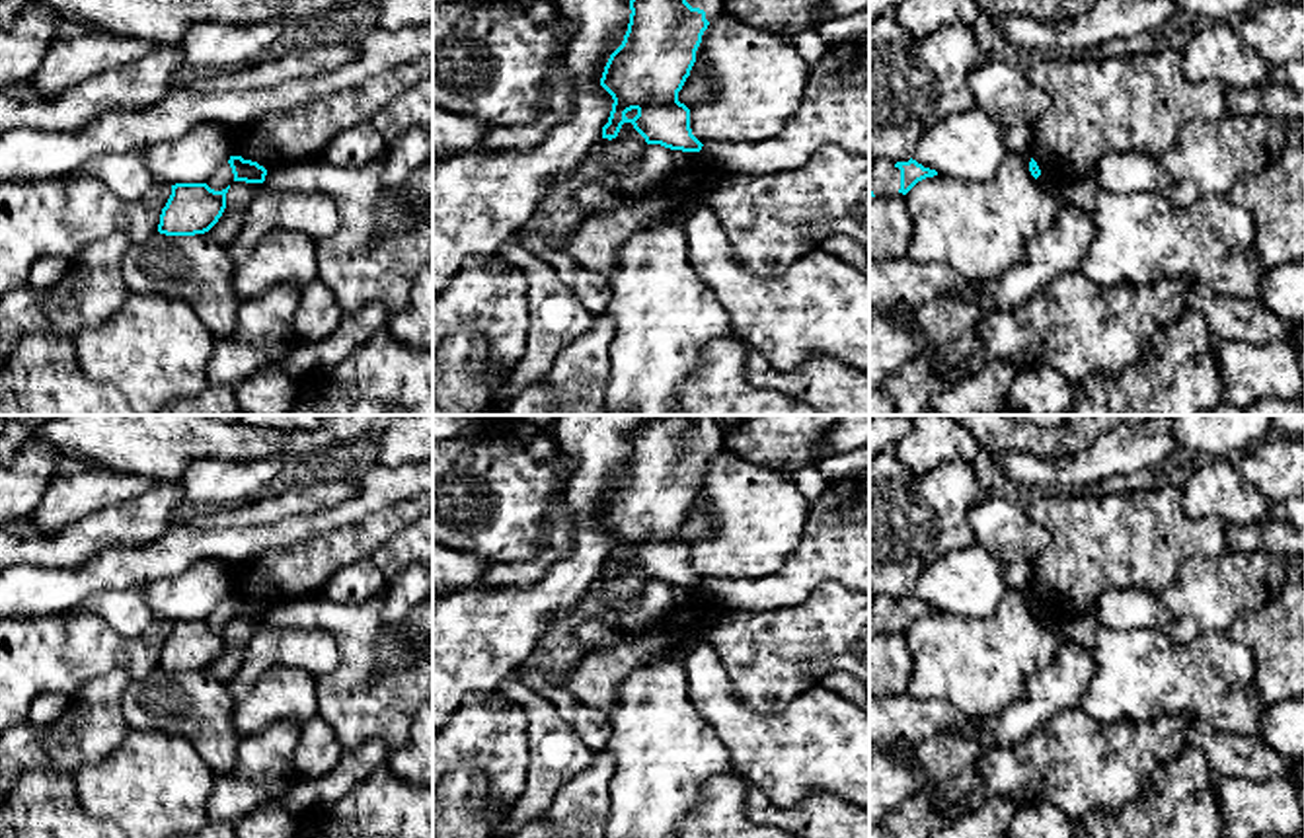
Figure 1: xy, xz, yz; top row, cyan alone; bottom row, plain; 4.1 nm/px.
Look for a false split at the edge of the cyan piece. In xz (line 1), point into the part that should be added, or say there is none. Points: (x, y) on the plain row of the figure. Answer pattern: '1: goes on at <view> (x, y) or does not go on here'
1: goes on at xz (704, 429)

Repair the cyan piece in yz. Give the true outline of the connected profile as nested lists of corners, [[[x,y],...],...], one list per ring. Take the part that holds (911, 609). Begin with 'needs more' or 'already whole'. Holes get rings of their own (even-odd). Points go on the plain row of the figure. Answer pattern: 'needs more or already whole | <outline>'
needs more | [[[873,596],[869,602],[869,635],[895,629],[906,631],[918,618],[938,612],[936,606],[924,604],[916,596],[897,598]]]

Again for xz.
needs more | [[[657,415],[632,433],[630,446],[624,477],[600,514],[614,536],[602,575],[616,575],[632,559],[647,581],[700,589],[678,528],[704,468],[723,450],[723,429],[711,415]]]

